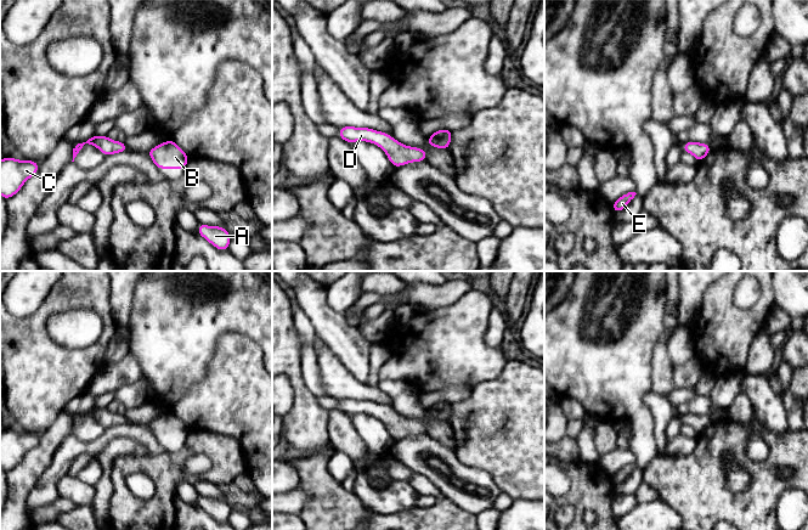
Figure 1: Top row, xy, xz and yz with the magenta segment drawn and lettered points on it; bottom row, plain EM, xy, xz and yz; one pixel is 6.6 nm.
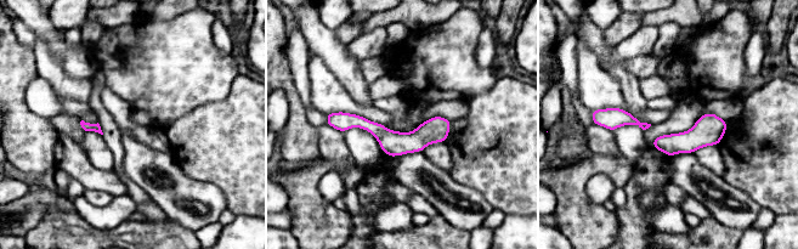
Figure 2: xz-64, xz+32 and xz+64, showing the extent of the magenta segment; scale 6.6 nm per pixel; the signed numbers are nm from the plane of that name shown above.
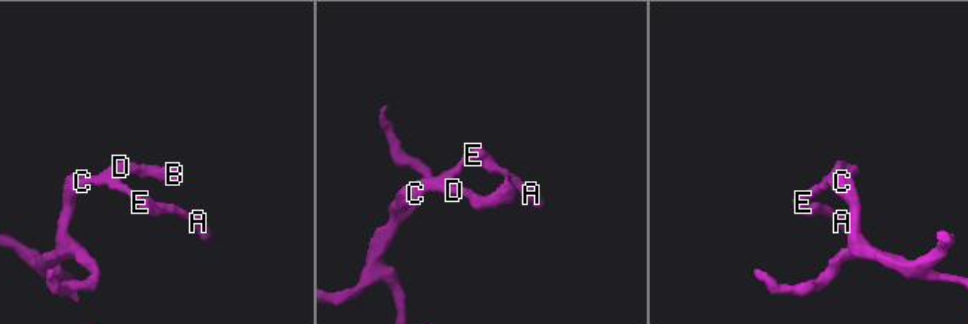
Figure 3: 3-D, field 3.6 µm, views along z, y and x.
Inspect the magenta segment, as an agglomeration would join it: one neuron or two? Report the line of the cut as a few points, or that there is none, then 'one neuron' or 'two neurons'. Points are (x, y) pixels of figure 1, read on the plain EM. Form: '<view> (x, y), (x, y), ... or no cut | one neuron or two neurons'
no cut | one neuron

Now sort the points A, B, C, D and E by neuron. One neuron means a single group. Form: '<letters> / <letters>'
A B C D E

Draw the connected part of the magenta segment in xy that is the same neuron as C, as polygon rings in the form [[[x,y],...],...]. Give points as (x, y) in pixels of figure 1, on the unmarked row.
[[[6,429],[0,433],[0,467],[7,473],[39,442],[39,435]]]

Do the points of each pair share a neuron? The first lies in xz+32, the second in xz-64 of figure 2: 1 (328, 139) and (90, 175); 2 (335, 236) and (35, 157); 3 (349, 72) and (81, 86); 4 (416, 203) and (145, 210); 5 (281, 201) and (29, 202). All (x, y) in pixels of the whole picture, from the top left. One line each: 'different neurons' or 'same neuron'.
1: same neuron
2: different neurons
3: different neurons
4: different neurons
5: different neurons

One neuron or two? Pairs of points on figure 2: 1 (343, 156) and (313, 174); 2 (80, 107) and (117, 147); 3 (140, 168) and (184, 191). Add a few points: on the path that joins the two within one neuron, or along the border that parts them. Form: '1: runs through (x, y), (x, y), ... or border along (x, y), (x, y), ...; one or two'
1: border along (321, 156), (333, 160), (343, 169), (356, 165); two
2: border along (88, 103), (94, 111); two
3: runs through (152, 167), (167, 170), (173, 179); one

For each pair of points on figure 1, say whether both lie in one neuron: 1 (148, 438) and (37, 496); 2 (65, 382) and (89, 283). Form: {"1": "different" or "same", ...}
{"1": "same", "2": "same"}

